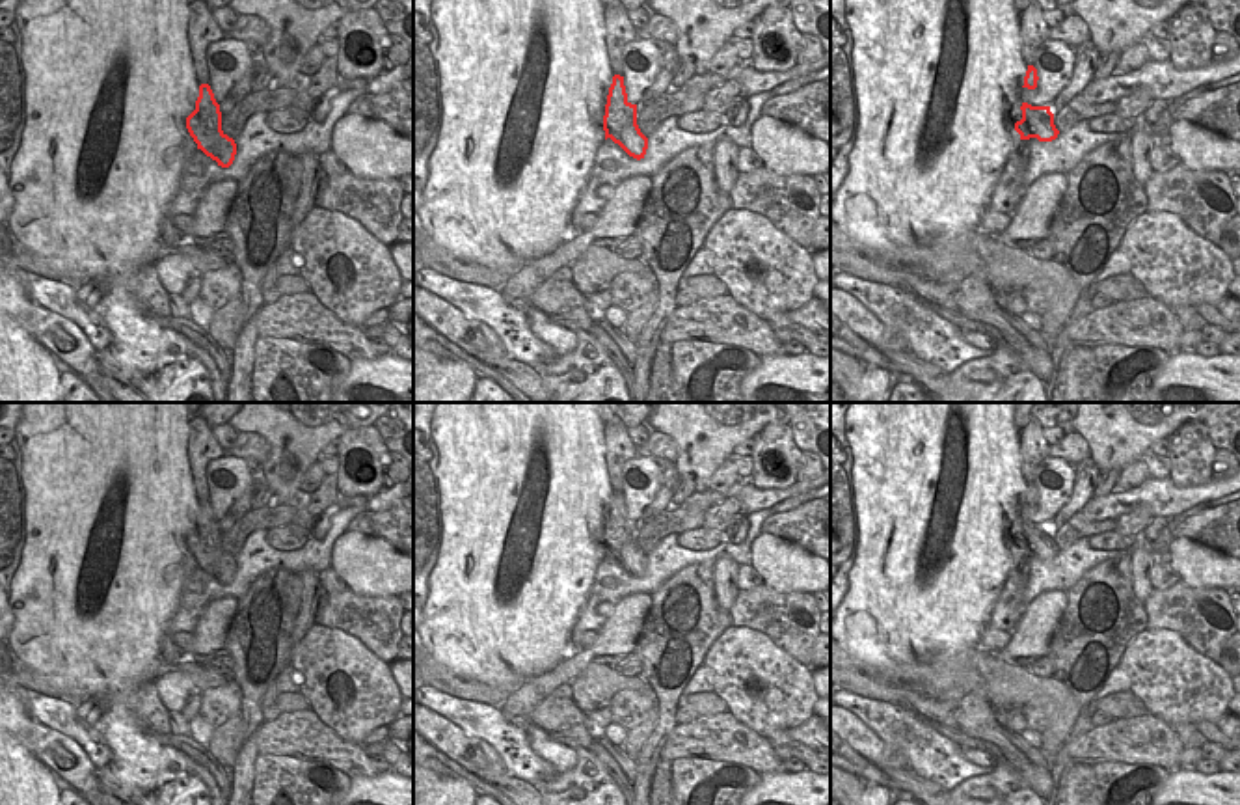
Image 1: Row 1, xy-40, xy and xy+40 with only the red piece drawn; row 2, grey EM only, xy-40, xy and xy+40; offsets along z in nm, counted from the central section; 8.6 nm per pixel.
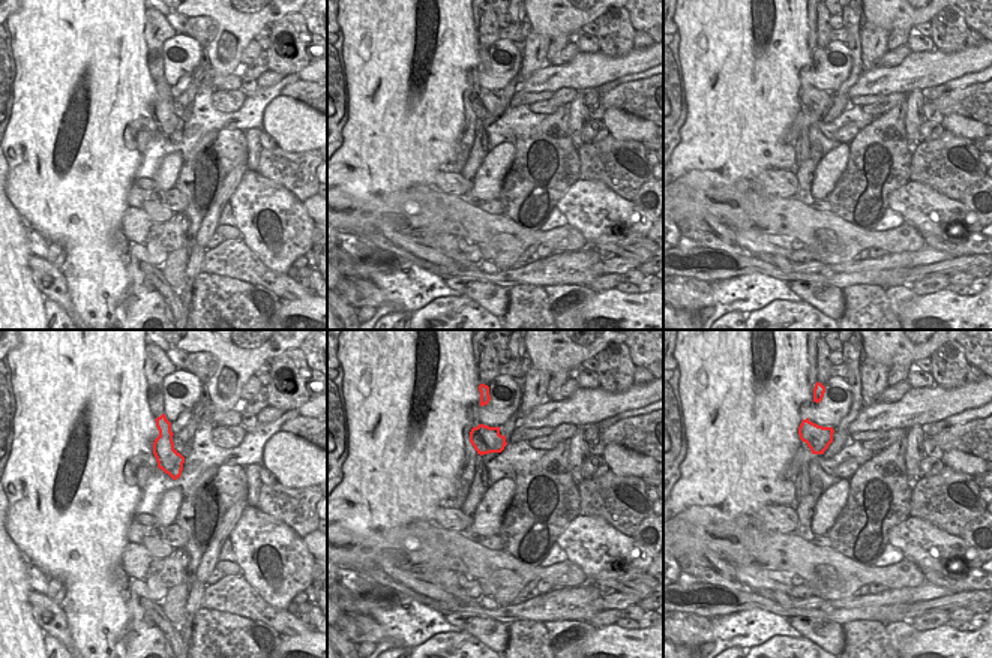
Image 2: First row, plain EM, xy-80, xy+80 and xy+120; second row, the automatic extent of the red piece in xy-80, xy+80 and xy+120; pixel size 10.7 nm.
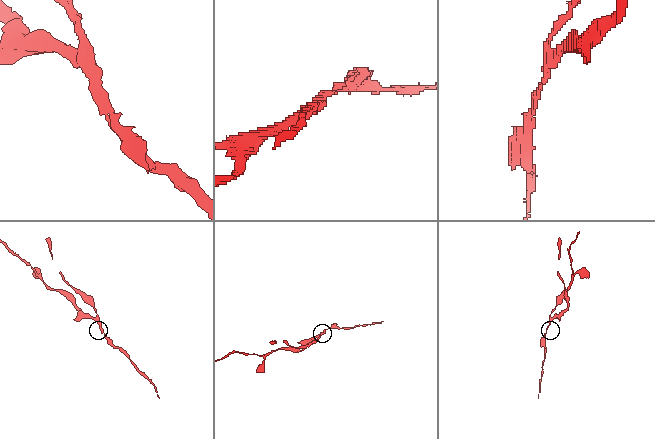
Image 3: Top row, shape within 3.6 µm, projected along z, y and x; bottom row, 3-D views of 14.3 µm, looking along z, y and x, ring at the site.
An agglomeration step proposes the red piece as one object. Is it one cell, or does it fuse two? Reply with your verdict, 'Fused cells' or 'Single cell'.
Fused cells

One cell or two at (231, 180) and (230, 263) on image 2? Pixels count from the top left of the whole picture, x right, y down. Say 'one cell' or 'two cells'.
two cells

